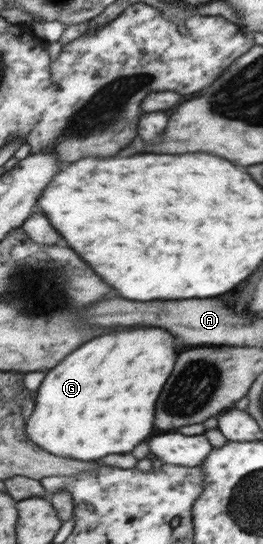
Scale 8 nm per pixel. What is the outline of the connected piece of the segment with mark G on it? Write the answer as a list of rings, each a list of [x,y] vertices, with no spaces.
[[[139,328],[105,334],[73,350],[37,390],[35,410],[25,424],[29,440],[45,451],[81,460],[131,452],[153,434],[155,402],[177,358],[173,340],[161,328]]]

